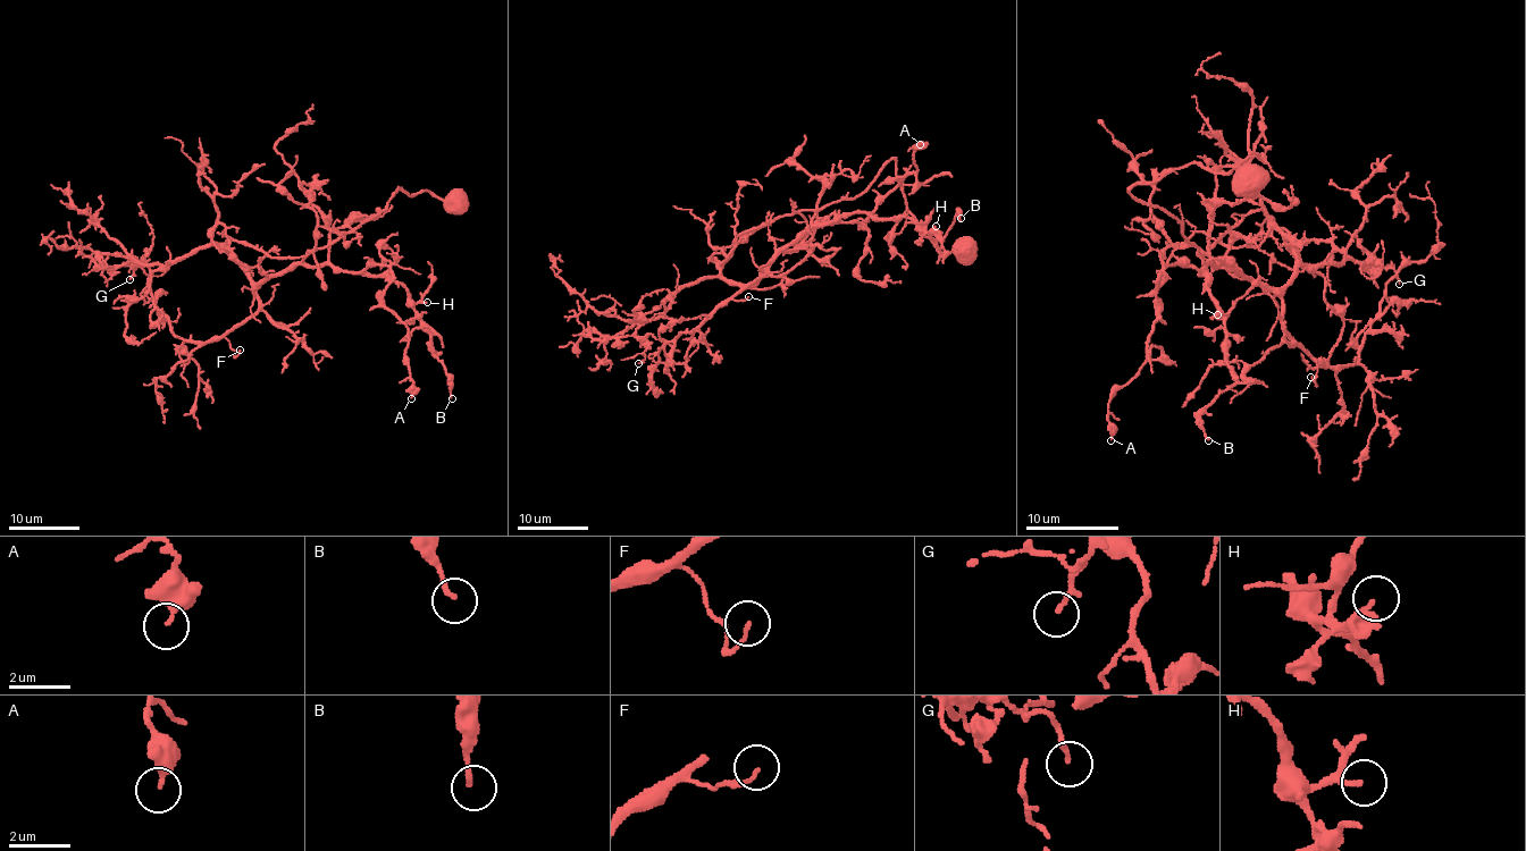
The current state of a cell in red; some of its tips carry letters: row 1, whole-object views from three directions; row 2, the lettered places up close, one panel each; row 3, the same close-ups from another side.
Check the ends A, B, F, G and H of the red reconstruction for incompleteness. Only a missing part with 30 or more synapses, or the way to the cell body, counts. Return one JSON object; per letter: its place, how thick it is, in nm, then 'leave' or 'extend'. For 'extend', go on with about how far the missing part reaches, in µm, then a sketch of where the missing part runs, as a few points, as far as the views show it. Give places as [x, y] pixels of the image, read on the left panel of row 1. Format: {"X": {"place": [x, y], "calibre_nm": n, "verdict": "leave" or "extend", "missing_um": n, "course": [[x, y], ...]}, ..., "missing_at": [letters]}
{"A": {"place": [411, 398], "calibre_nm": 360, "verdict": "leave"}, "B": {"place": [452, 398], "calibre_nm": 160, "verdict": "leave"}, "F": {"place": [240, 350], "calibre_nm": 100, "verdict": "leave"}, "G": {"place": [130, 279], "calibre_nm": 140, "verdict": "leave"}, "H": {"place": [427, 302], "calibre_nm": 130, "verdict": "leave"}, "missing_at": []}

